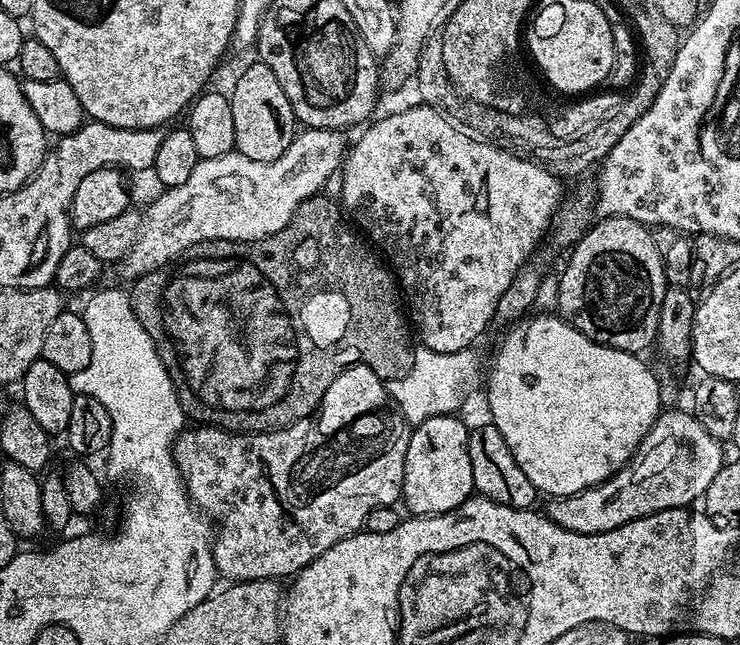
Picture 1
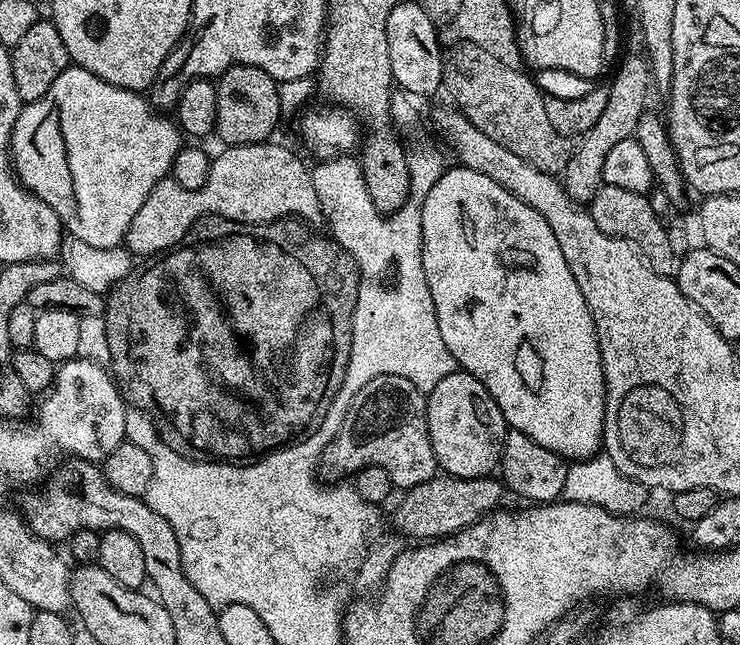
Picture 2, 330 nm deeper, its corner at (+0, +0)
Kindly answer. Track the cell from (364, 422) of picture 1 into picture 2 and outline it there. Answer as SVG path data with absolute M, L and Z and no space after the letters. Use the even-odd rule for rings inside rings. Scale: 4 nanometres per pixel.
M379 376L366 382L366 386L362 386L362 390L358 390L354 402L350 402L350 410L346 414L338 434L324 447L324 452L320 456L320 464L323 475L325 472L329 476L327 479L332 482L351 477L370 466L382 466L382 470L386 470L386 474L390 474L393 485L400 490L418 486L431 476L437 475L438 465L434 446L430 442L428 401L425 393L417 390L414 382L397 376Z

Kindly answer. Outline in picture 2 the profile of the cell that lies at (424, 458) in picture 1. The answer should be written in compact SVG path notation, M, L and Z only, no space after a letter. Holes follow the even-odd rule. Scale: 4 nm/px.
M469 372L446 374L434 390L427 393L428 429L436 463L447 475L458 478L492 476L499 469L506 434L510 431L498 402Z

